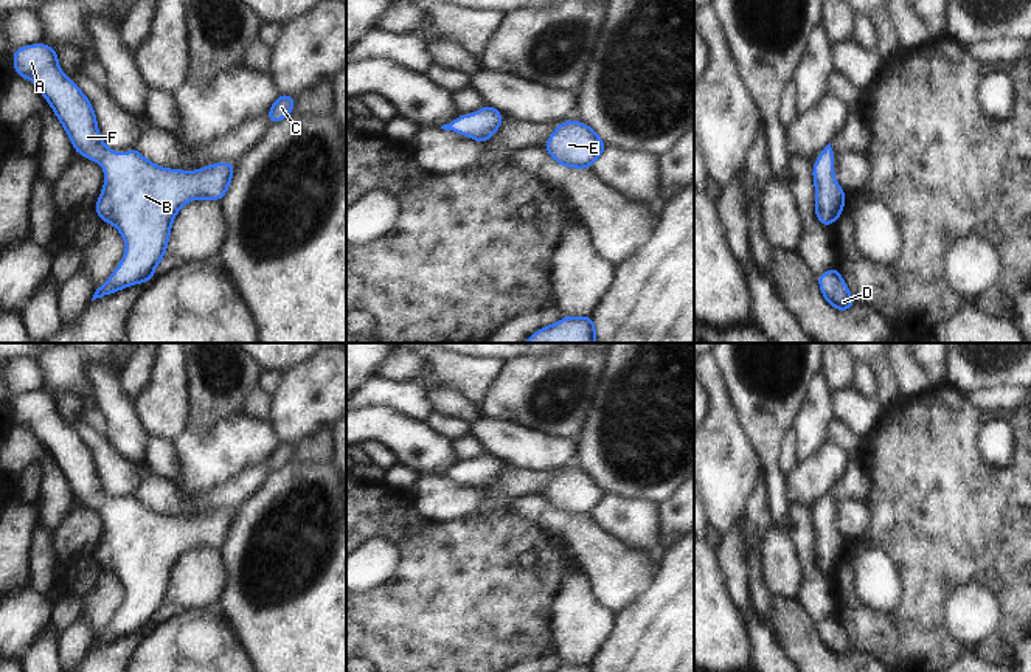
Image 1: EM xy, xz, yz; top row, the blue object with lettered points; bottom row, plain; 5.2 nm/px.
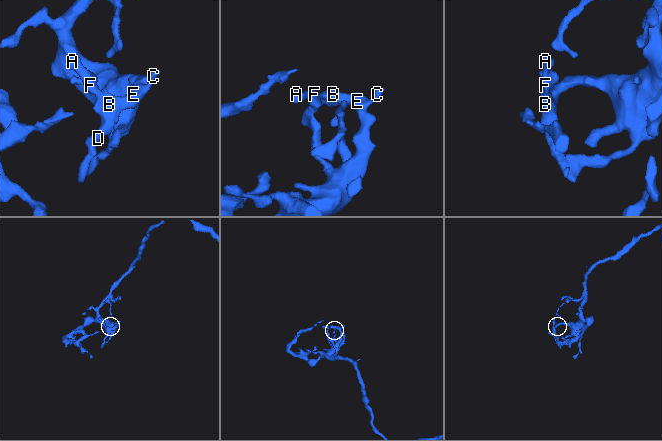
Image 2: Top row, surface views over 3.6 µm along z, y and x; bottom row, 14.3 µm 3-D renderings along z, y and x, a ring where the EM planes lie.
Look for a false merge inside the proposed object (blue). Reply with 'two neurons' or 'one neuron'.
one neuron

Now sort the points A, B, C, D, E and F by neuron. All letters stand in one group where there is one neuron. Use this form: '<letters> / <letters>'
A B C D E F

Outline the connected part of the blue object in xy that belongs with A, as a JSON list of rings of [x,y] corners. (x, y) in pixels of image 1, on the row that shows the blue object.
[[[43,43],[28,45],[12,51],[12,57],[16,76],[30,78],[37,85],[67,130],[73,149],[104,166],[106,185],[95,211],[104,222],[113,223],[120,230],[127,250],[109,281],[96,289],[92,301],[137,282],[149,282],[154,278],[155,265],[165,258],[171,223],[177,211],[193,199],[222,202],[234,172],[234,161],[213,163],[210,168],[186,172],[155,166],[138,154],[138,147],[127,151],[121,158],[118,152],[106,147],[98,132],[92,102],[71,79],[64,76],[57,65],[56,50]]]

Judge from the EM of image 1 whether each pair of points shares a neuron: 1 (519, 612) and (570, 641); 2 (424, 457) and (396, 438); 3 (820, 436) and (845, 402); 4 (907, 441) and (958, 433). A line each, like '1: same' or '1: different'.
1: different
2: same
3: same
4: same

